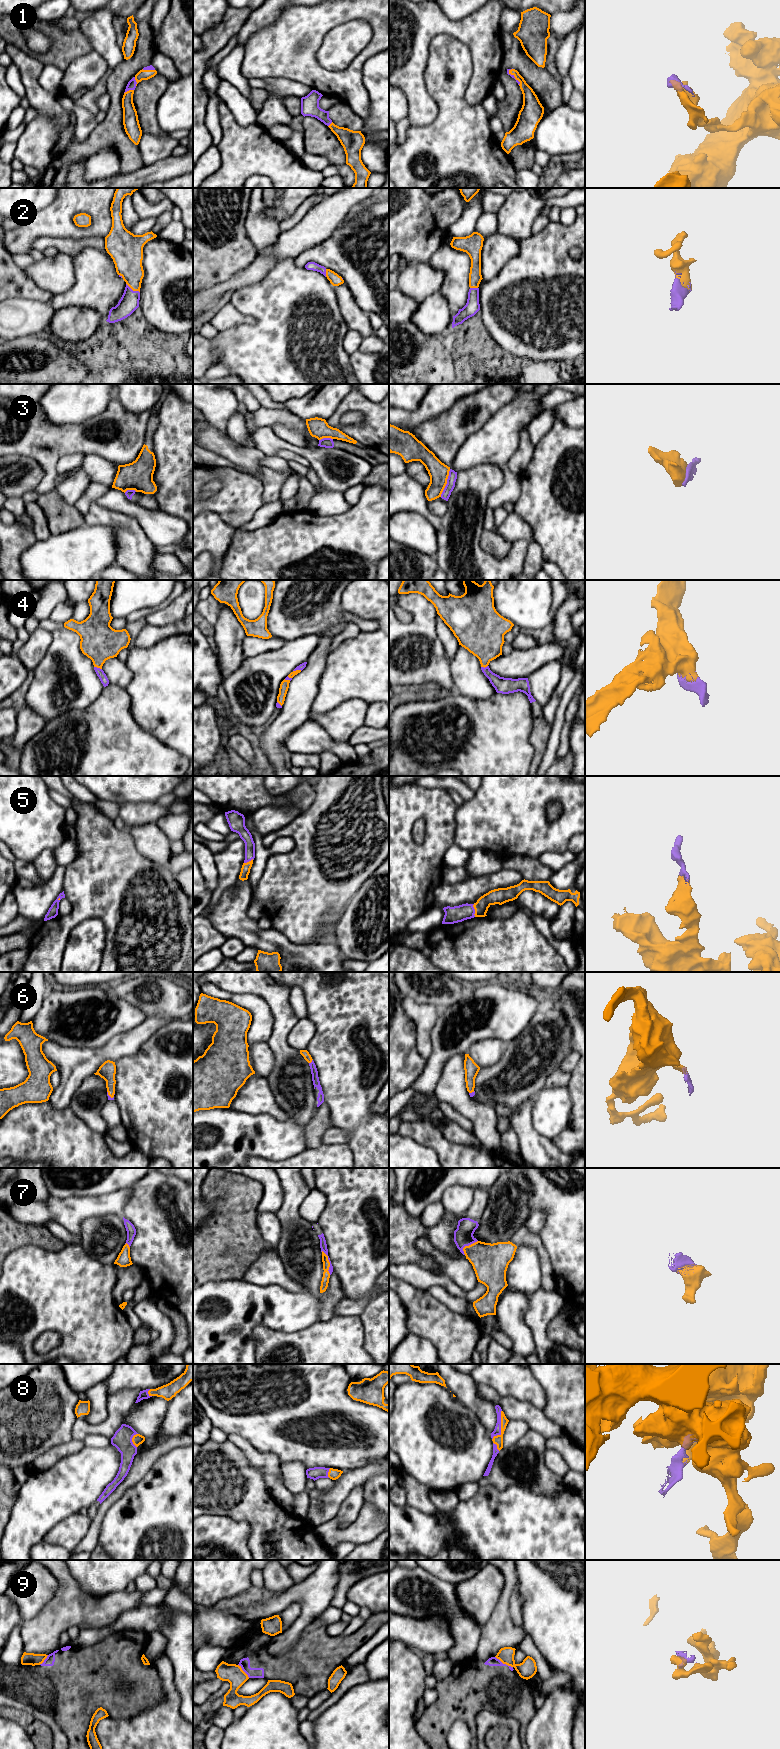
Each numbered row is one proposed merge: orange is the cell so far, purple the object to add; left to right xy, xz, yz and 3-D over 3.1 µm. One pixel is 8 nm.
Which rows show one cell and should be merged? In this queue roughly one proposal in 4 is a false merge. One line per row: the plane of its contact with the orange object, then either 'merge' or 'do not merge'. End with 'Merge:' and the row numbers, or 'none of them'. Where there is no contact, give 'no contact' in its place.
1: xy | merge
2: xy | merge
3: yz | do not merge
4: xy | merge
5: yz | merge
6: xz | merge
7: xz | merge
8: yz | merge
9: yz | do not merge
Merge: 1, 2, 4, 5, 6, 7, 8

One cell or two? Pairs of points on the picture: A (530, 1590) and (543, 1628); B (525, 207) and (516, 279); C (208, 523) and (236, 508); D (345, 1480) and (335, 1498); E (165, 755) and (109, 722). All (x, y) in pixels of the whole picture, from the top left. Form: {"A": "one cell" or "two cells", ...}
{"A": "one cell", "B": "two cells", "C": "two cells", "D": "one cell", "E": "one cell"}

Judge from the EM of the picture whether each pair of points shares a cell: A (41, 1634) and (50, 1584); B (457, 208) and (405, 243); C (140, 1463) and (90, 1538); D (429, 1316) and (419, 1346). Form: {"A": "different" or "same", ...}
{"A": "different", "B": "same", "C": "same", "D": "different"}

